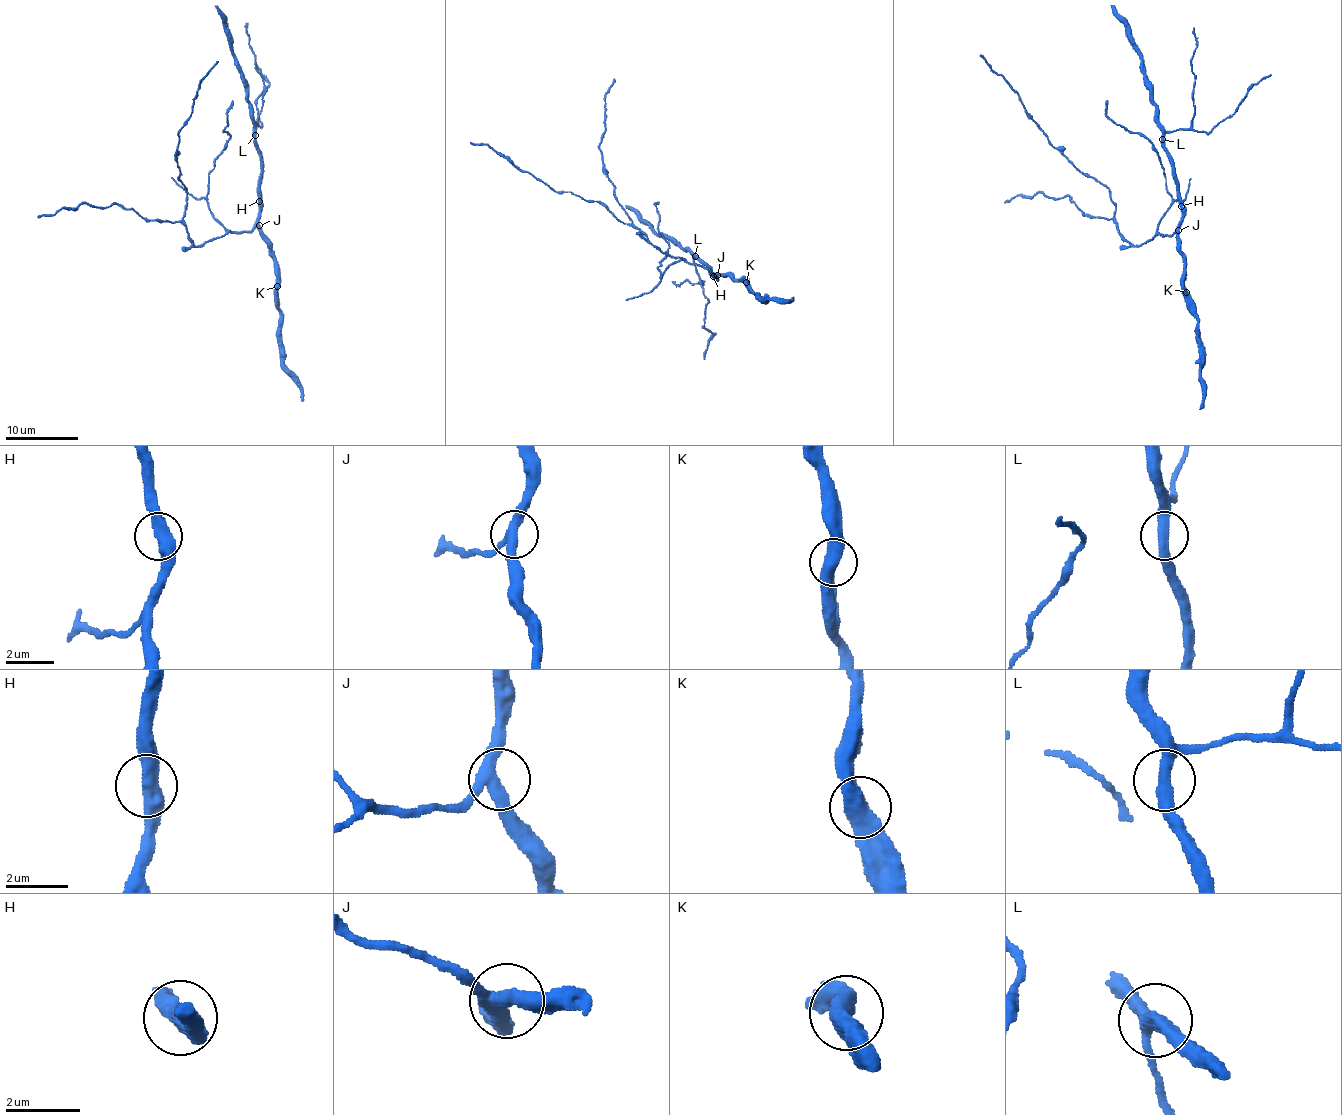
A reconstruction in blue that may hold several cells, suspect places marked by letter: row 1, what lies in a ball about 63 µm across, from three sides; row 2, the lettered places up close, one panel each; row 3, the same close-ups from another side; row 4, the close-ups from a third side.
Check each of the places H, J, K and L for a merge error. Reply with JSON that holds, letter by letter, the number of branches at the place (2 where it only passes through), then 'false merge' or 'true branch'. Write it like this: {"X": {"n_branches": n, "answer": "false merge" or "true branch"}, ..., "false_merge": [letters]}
{"H": {"n_branches": 2, "answer": "true branch"}, "J": {"n_branches": 3, "answer": "true branch"}, "K": {"n_branches": 2, "answer": "true branch"}, "L": {"n_branches": 3, "answer": "true branch"}, "false_merge": []}

